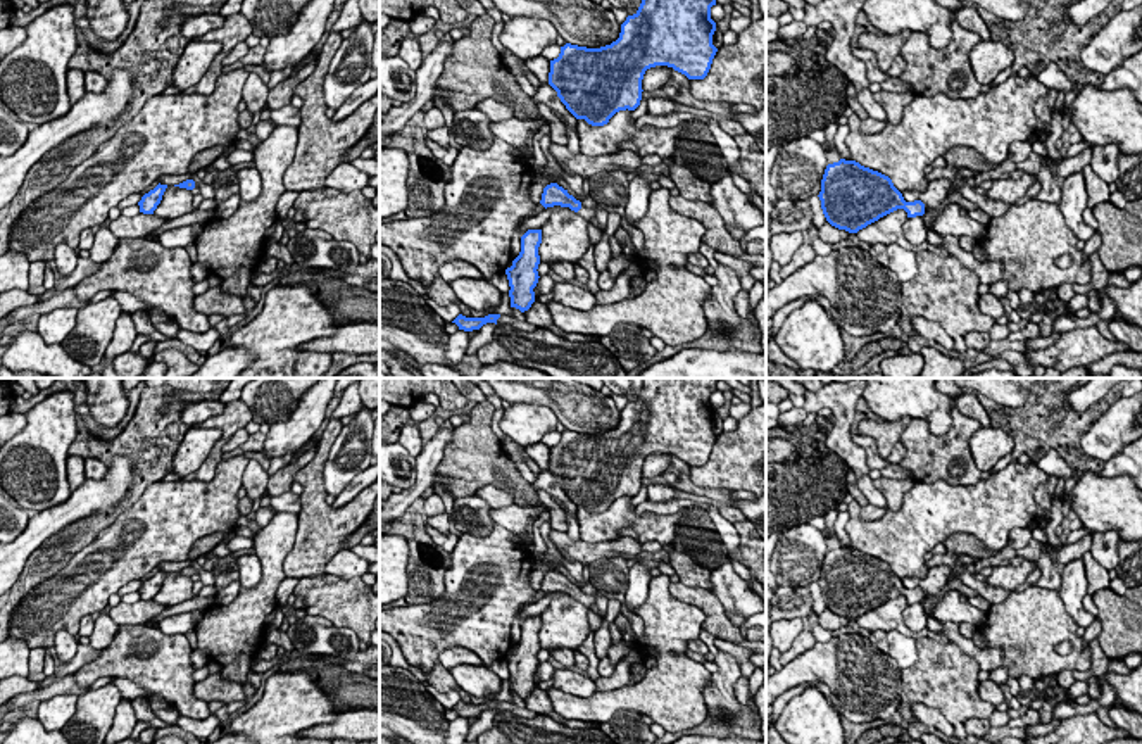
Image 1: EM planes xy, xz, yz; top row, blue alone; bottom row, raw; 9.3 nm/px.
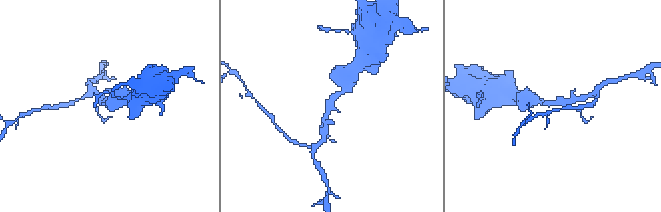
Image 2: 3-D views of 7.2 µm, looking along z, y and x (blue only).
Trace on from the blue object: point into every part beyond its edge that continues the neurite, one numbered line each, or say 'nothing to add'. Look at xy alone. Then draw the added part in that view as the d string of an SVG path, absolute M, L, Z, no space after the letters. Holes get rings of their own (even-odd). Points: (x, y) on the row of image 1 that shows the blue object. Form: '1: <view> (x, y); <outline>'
nothing to add

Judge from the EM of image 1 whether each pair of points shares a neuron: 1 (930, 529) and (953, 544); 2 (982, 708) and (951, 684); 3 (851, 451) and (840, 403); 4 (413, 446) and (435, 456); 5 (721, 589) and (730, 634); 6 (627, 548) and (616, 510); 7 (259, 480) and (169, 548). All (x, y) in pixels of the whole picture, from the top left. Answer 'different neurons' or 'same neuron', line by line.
1: different neurons
2: same neuron
3: same neuron
4: different neurons
5: different neurons
6: different neurons
7: different neurons

